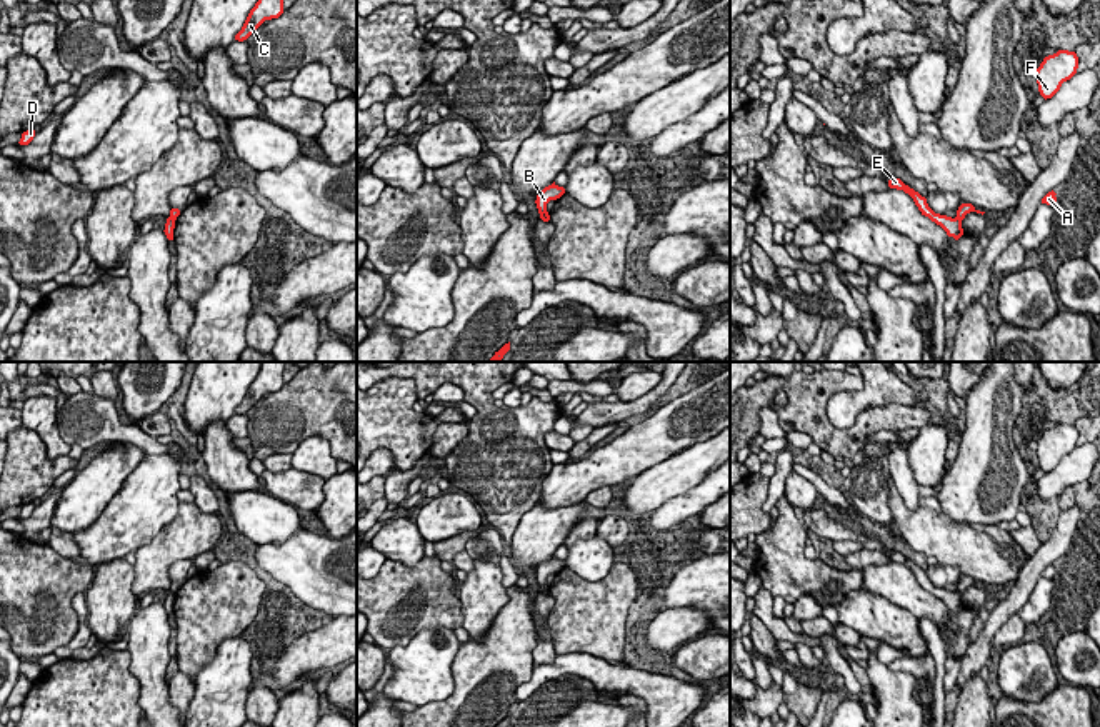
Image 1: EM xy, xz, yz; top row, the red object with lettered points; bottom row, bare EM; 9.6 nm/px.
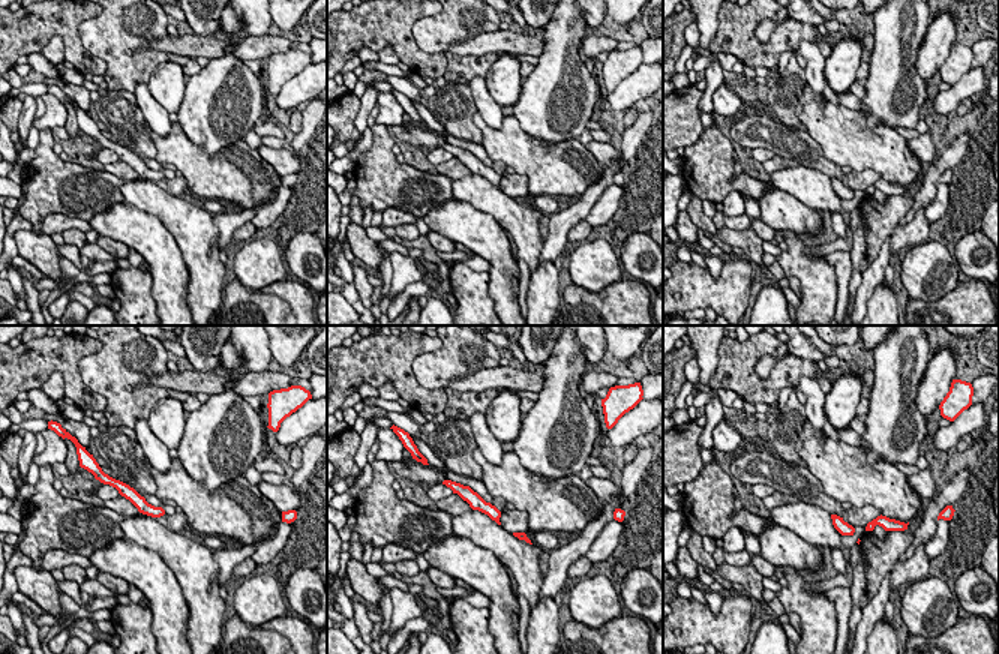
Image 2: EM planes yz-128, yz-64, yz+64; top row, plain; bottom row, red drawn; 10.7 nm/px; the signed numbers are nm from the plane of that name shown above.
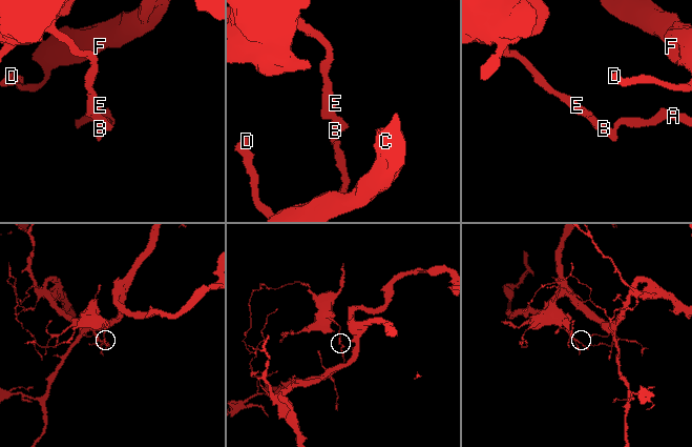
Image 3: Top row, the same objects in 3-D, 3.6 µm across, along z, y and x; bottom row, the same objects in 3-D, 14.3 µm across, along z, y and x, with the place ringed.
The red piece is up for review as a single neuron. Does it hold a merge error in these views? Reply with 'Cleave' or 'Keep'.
Cleave

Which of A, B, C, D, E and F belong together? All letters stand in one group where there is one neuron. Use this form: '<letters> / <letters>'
A C D F / B E

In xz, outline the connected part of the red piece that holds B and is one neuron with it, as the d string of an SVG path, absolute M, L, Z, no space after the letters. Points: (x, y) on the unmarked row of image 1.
M555 555L538 565L535 577L537 577L540 592L543 592L548 587L547 585L547 577L550 574L560 572L563 567L565 567L565 562L558 560Z

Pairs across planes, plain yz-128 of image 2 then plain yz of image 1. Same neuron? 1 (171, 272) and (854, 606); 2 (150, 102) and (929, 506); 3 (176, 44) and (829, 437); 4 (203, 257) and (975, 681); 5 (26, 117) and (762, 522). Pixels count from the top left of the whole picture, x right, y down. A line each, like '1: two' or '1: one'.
1: one
2: two
3: one
4: one
5: two

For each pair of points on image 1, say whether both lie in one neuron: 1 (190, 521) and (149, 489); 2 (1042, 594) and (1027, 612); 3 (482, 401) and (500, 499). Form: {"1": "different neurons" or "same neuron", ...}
{"1": "different neurons", "2": "same neuron", "3": "same neuron"}

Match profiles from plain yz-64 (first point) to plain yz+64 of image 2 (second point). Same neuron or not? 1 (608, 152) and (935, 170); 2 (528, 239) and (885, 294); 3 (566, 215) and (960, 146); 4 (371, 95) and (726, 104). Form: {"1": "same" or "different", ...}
{"1": "different", "2": "same", "3": "same", "4": "different"}

